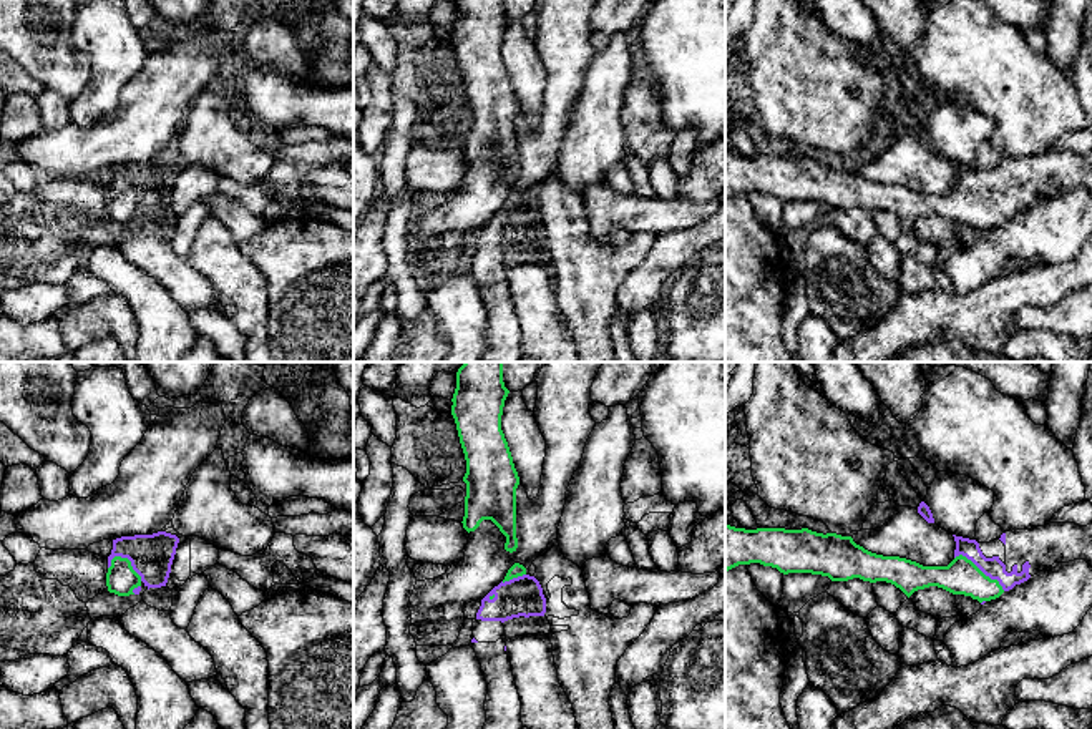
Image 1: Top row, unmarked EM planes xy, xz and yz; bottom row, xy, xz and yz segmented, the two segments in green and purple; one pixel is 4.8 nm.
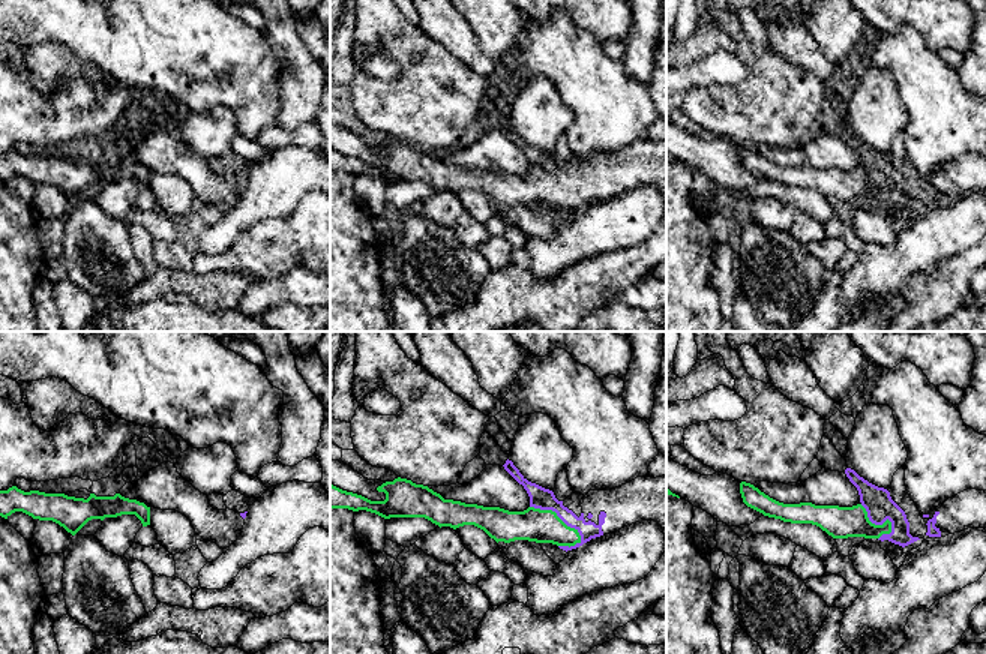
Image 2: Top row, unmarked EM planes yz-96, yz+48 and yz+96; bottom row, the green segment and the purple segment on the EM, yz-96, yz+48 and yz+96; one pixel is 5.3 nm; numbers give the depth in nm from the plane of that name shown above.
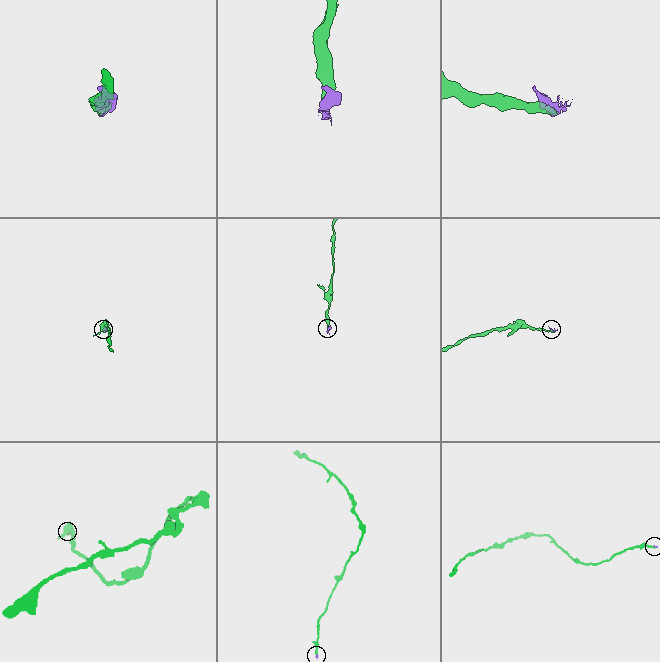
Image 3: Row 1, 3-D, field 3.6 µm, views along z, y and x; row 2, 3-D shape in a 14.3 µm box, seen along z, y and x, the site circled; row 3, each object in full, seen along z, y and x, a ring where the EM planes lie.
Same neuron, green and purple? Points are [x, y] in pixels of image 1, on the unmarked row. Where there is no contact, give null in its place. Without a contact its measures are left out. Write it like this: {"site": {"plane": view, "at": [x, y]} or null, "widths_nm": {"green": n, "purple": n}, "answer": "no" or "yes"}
{"site": {"plane": "yz", "at": [979, 198]}, "widths_nm": {"green": 180, "purple": 100}, "answer": "yes"}

